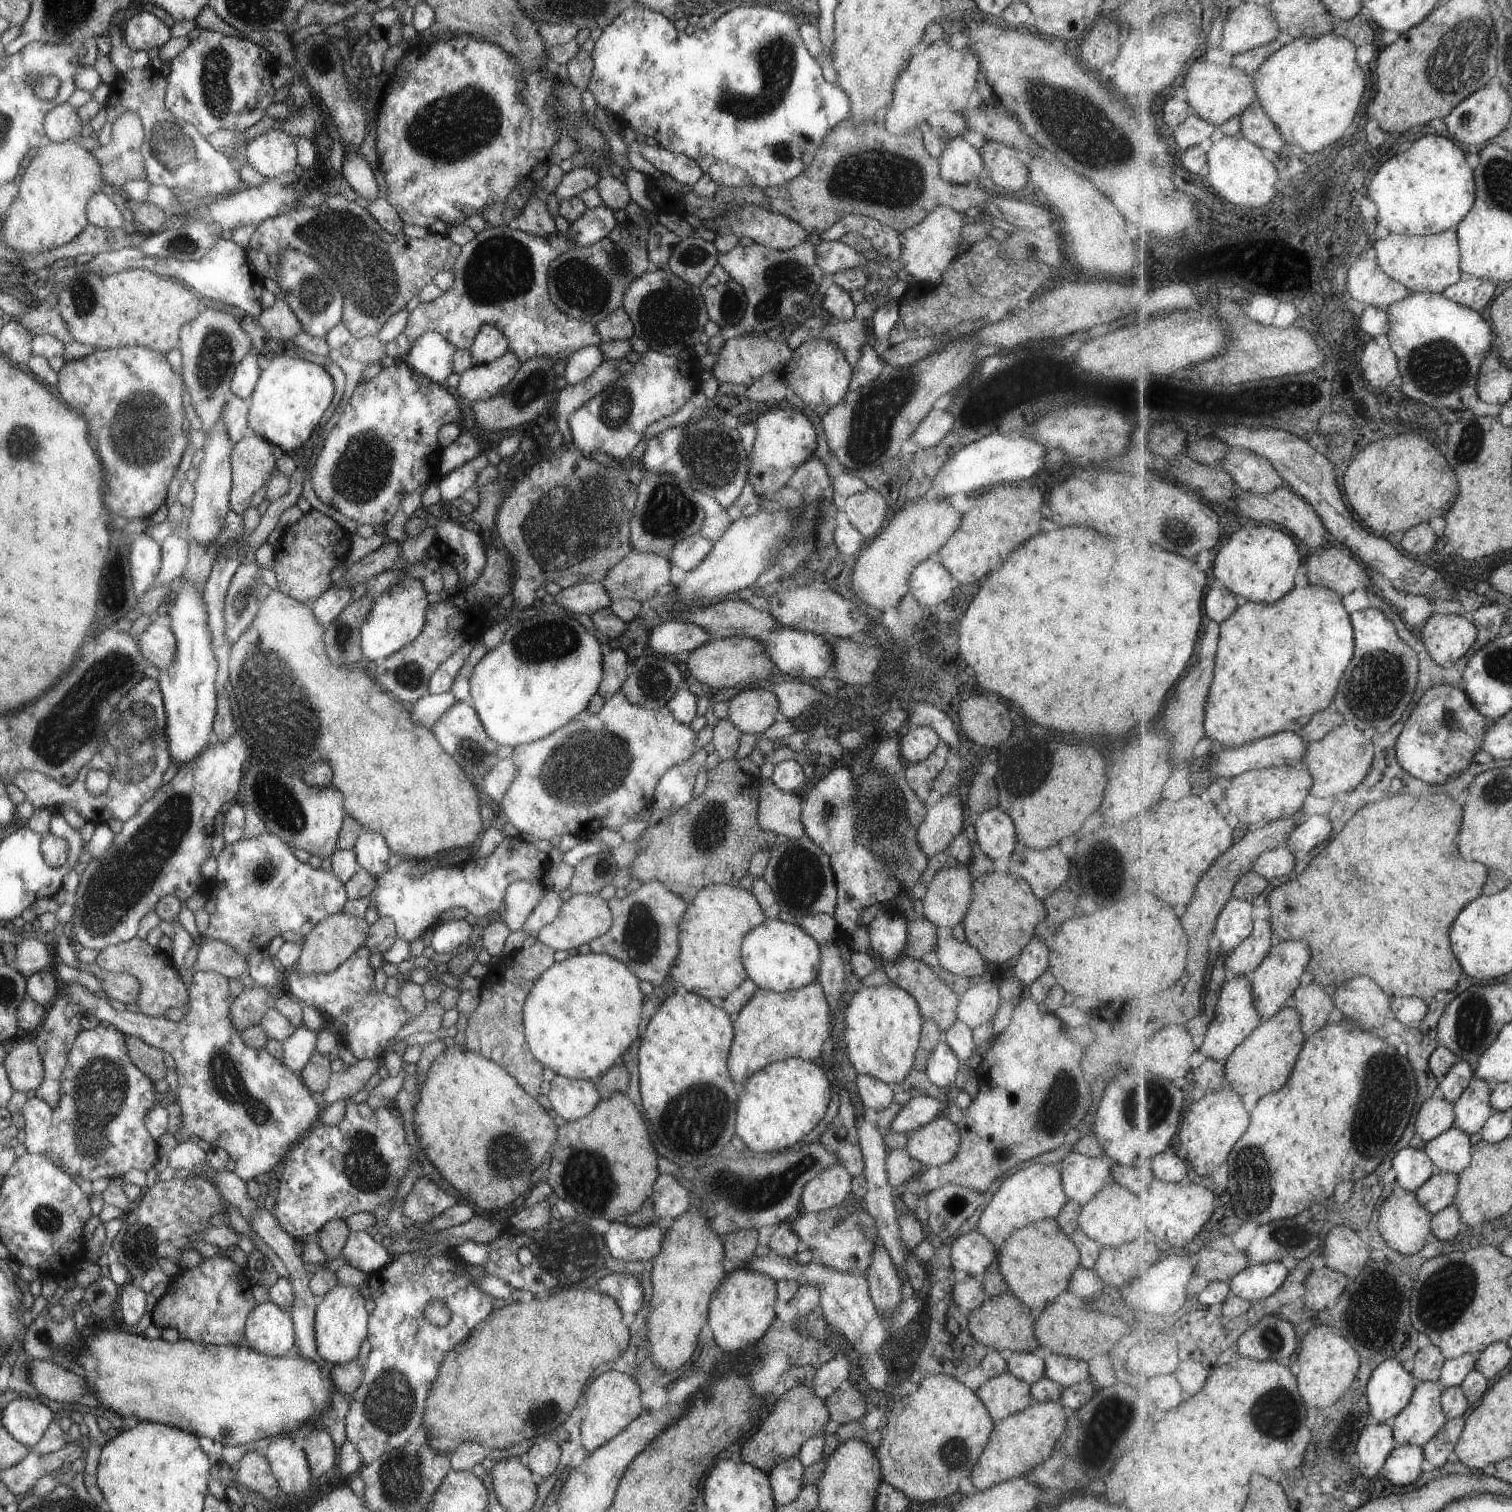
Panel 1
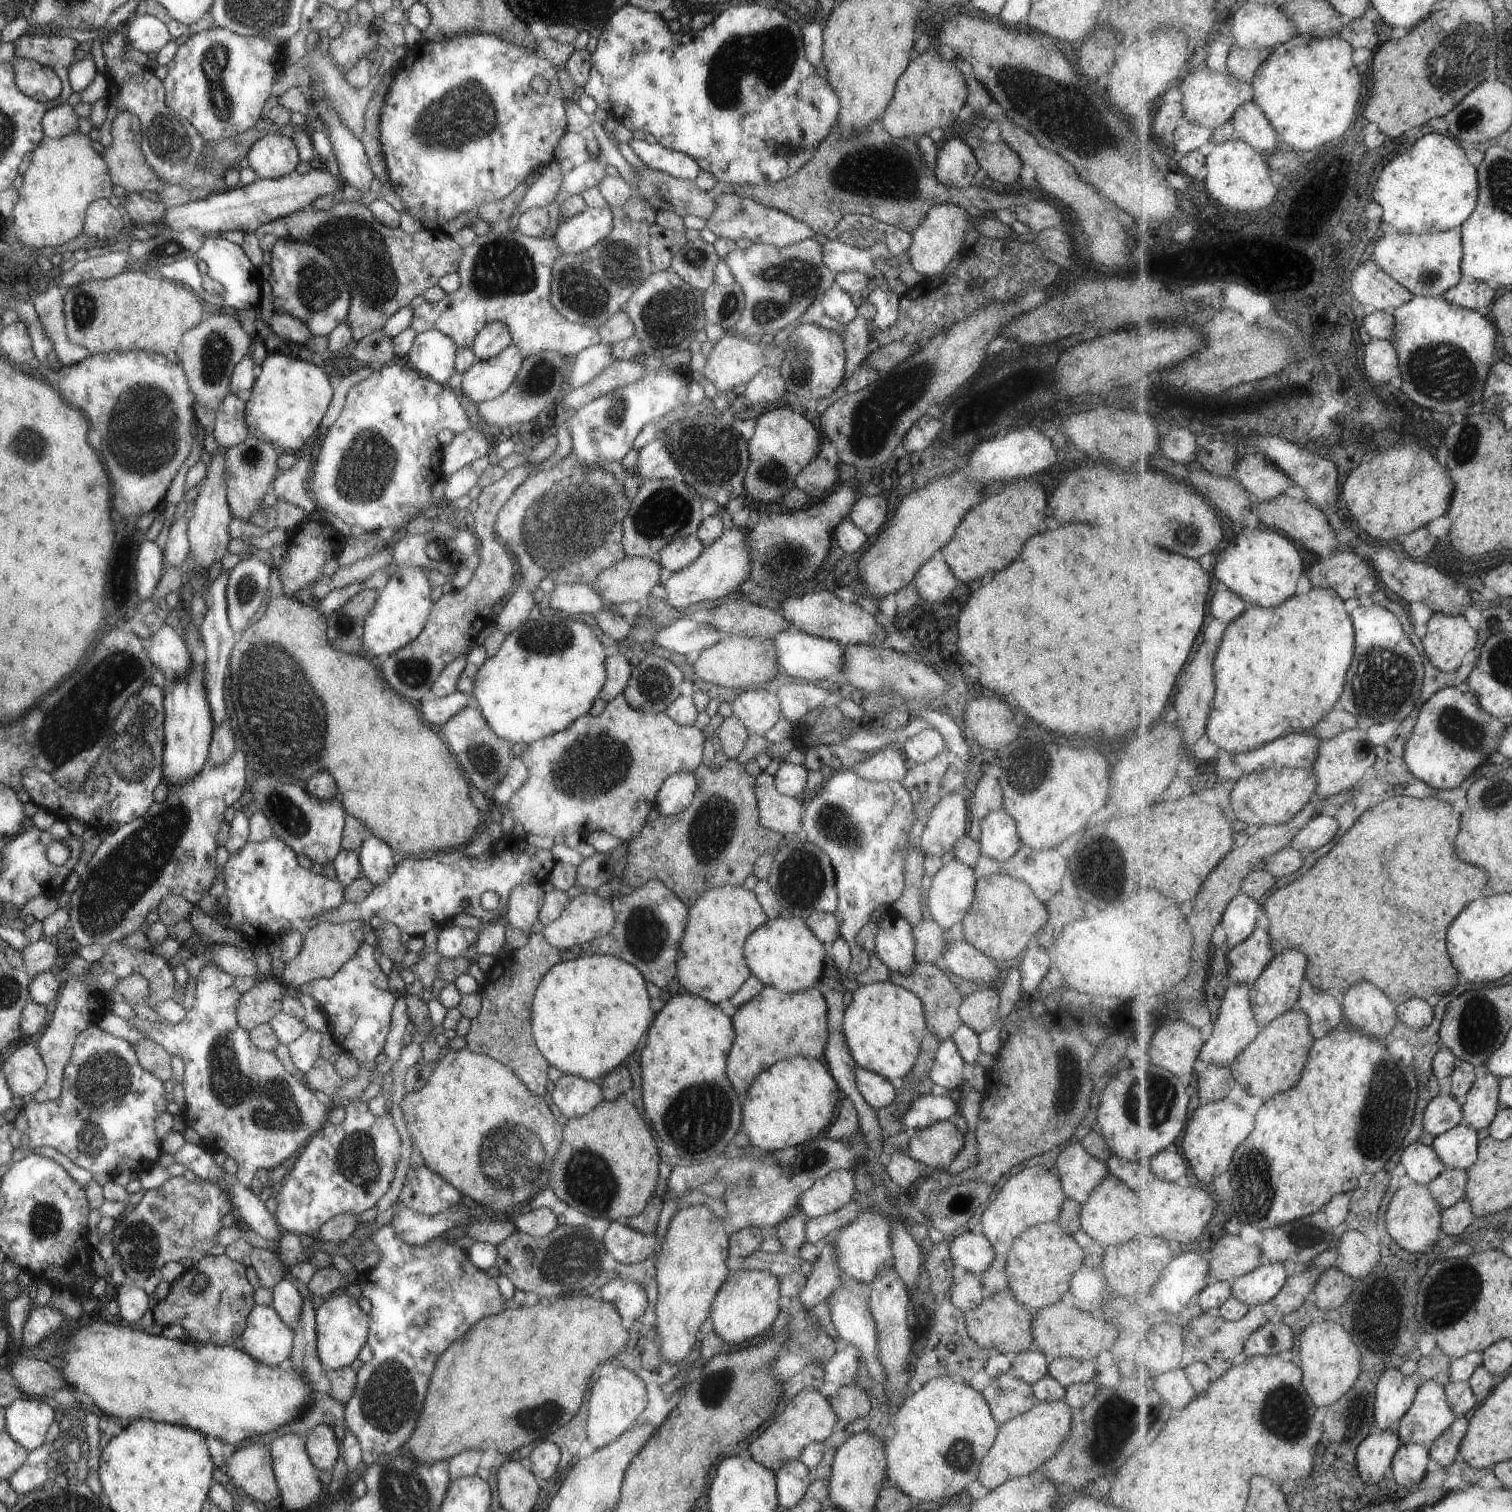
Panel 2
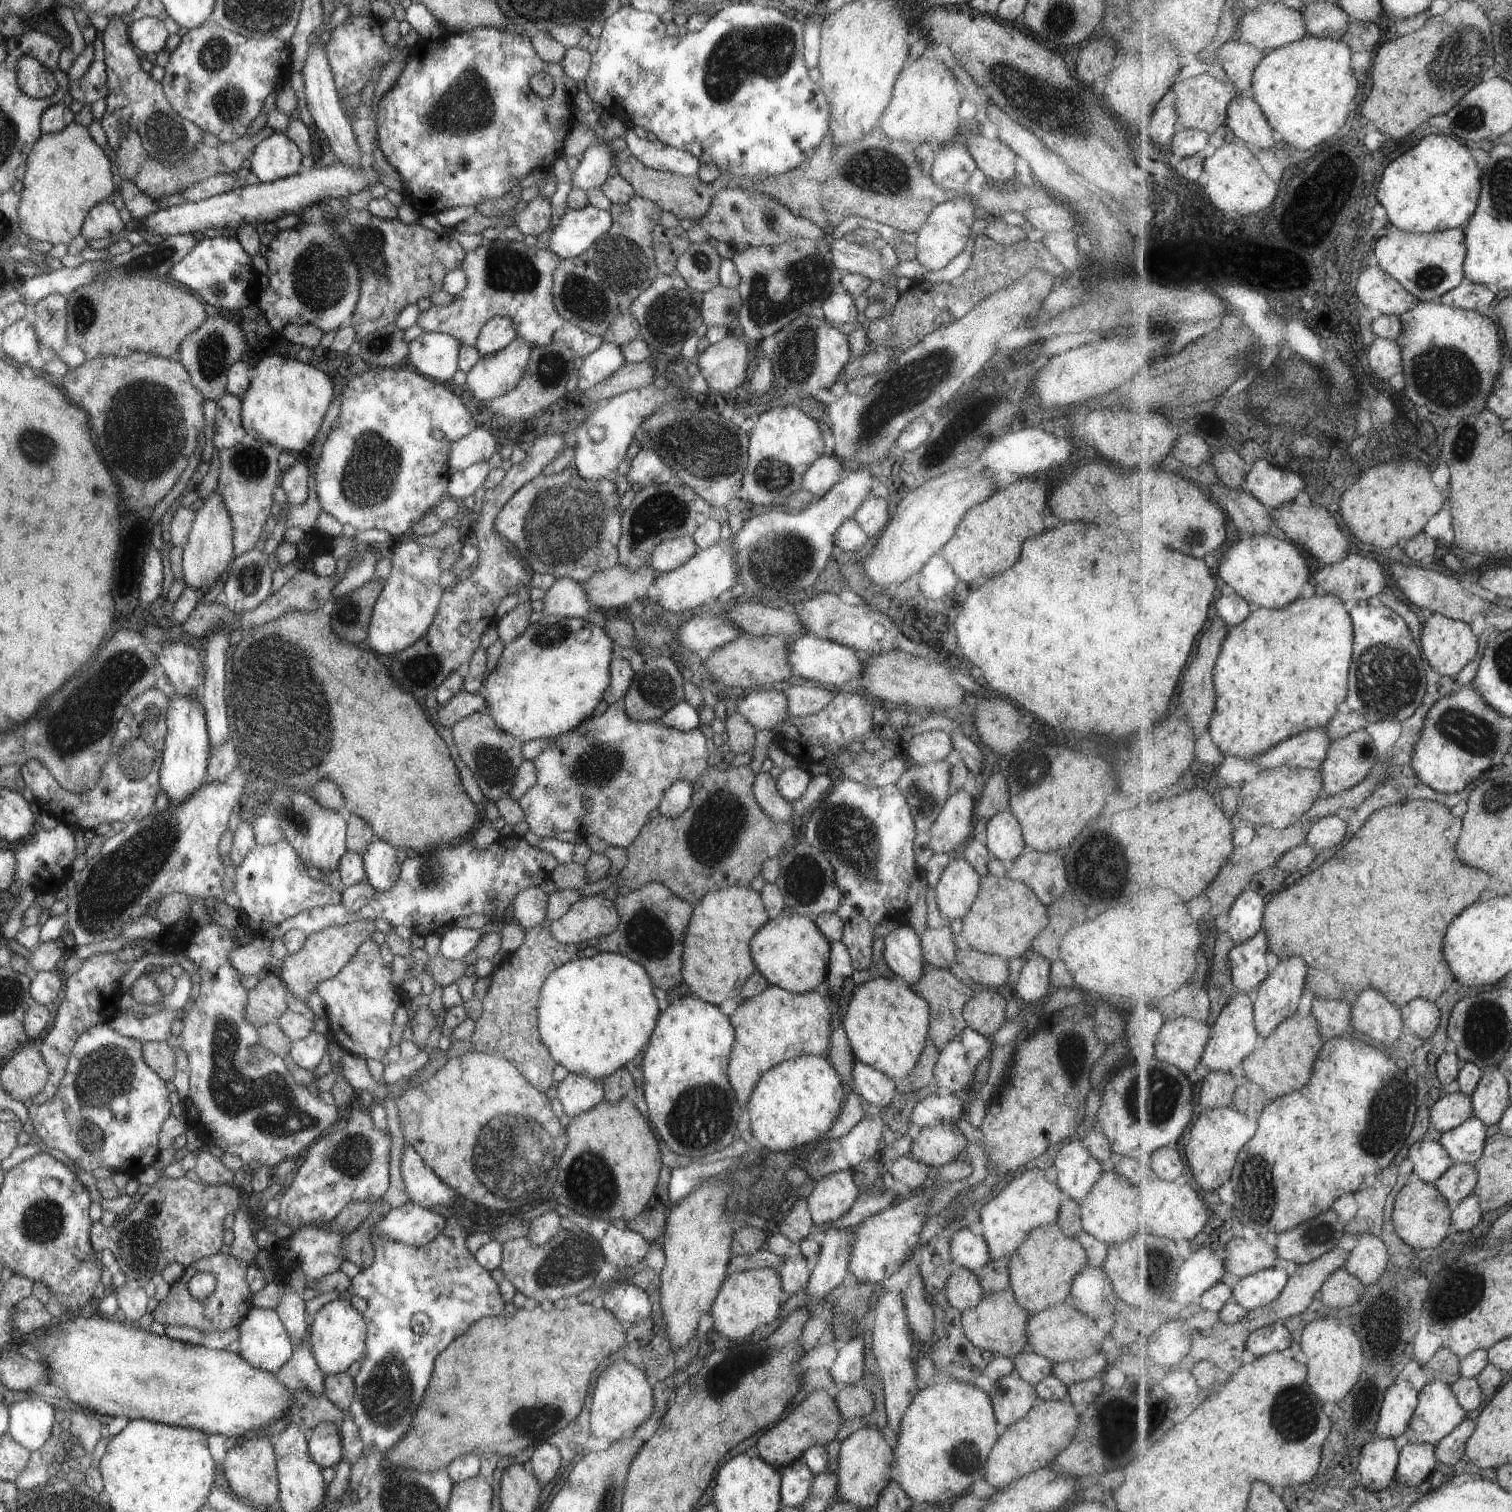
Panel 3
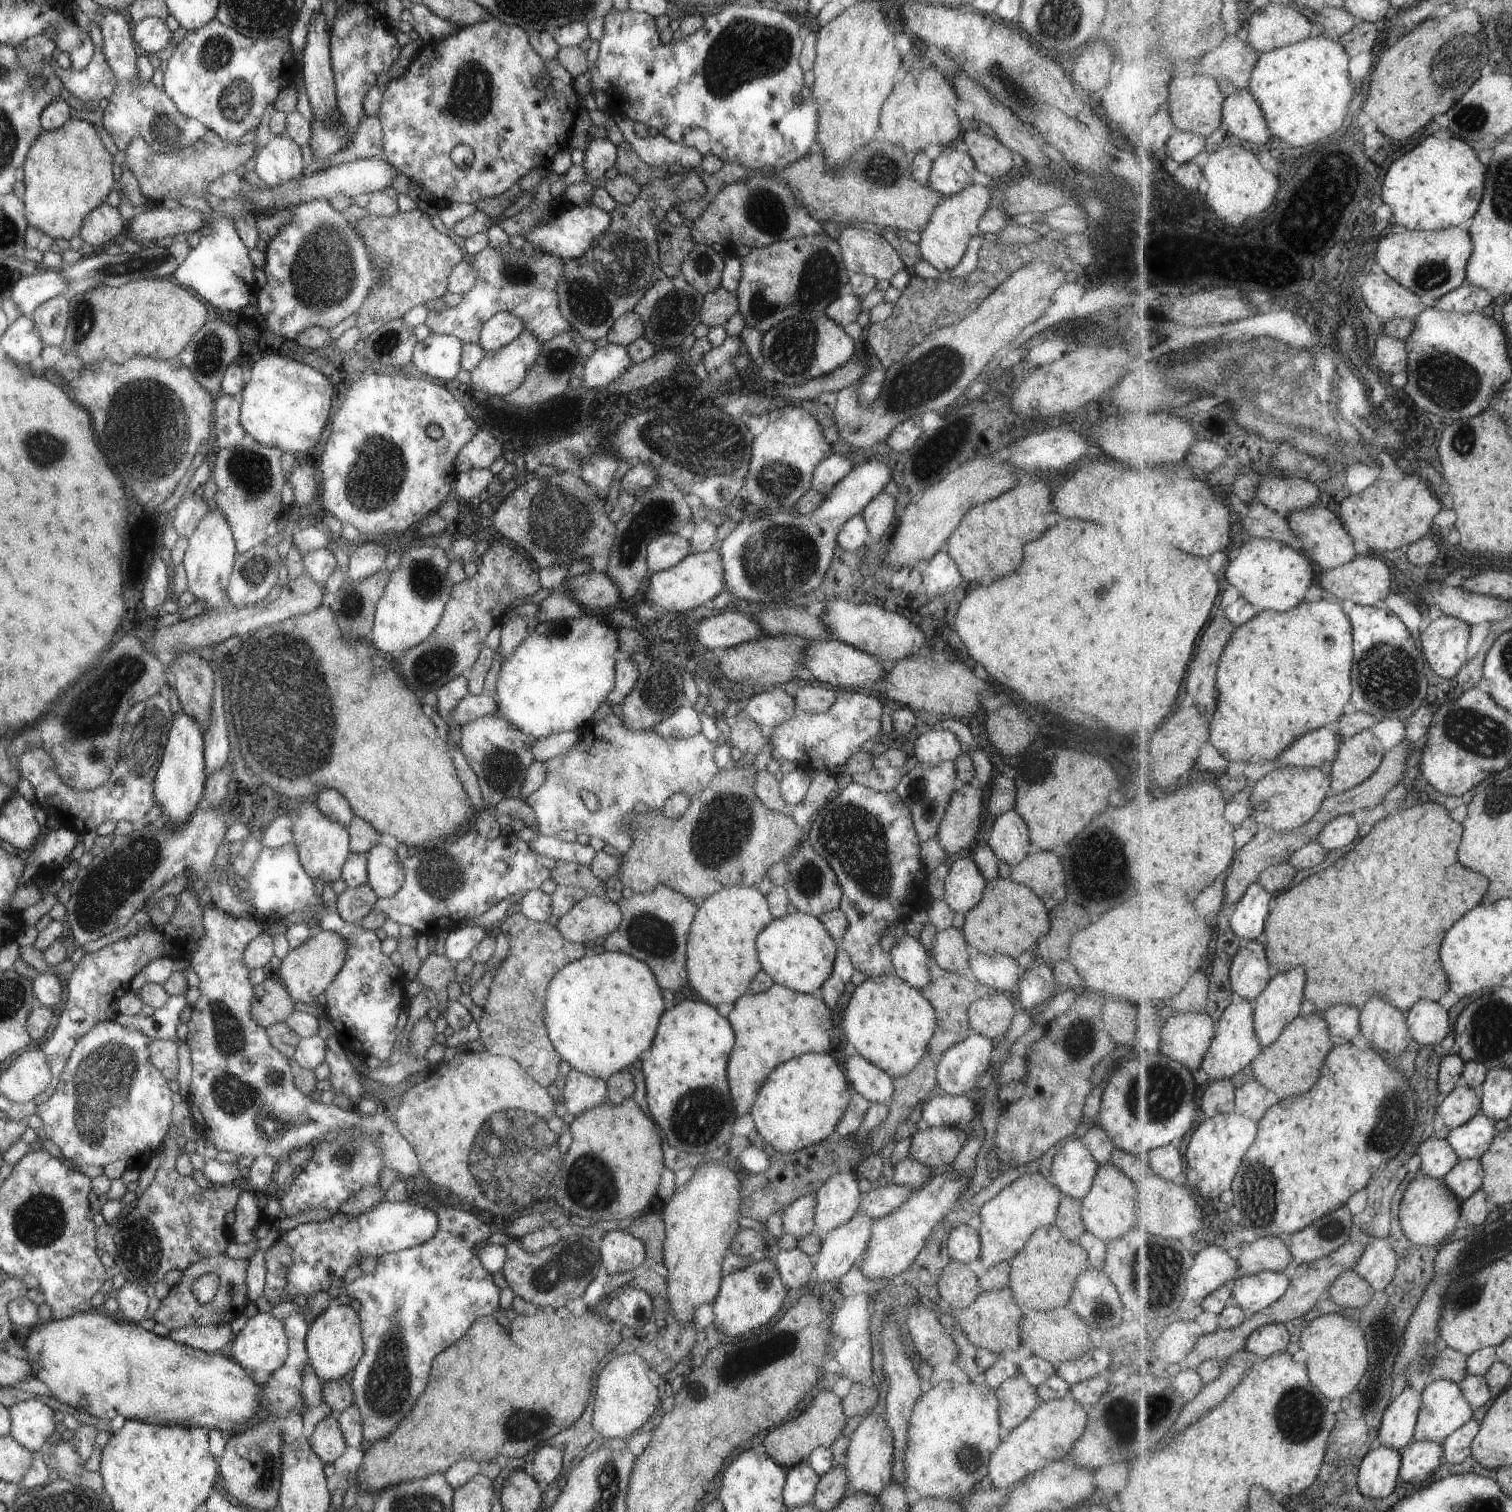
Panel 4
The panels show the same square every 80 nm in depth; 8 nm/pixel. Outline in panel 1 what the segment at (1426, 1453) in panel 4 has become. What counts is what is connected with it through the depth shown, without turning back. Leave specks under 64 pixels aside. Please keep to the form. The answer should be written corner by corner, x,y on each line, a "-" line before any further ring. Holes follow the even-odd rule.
1399,1445
1387,1458
1383,1475
1387,1480
1395,1482
1397,1486
1411,1486
1415,1484
1425,1462
1424,1448
1417,1445

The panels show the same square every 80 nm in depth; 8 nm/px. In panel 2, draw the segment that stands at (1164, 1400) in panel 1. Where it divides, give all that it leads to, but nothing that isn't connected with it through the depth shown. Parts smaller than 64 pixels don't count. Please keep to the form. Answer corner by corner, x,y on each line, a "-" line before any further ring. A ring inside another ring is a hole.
1186,1370
1167,1371
1155,1375
1156,1389
1172,1408
1185,1410
1198,1397
1198,1390
1189,1380

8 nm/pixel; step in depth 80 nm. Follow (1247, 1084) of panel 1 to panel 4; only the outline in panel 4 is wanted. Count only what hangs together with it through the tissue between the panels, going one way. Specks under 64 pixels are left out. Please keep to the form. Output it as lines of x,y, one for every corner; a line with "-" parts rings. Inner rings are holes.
1319,1014
1299,1016
1270,1047
1263,1048
1254,1060
1251,1072
1264,1087
1279,1092
1281,1098
1299,1096
1309,1092
1321,1078
1321,1070
1329,1053
1336,1044
1330,1033
1327,1020

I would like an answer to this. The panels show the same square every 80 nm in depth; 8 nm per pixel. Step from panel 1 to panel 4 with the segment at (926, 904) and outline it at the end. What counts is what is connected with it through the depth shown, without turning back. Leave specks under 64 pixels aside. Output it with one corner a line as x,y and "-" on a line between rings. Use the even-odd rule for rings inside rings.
968,853
957,858
945,876
943,901
954,912
966,913
981,898
986,880

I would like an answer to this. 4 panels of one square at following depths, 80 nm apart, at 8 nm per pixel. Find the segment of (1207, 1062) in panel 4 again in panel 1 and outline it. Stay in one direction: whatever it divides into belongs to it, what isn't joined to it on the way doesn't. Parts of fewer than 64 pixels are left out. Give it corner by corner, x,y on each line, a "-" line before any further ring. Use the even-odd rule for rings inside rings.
1234,977
1222,988
1216,1017
1212,1020
1205,1042
1199,1047
1200,1052
1209,1059
1227,1062
1228,1058
1247,1040
1263,1023
1254,1001
1254,989
1251,977

